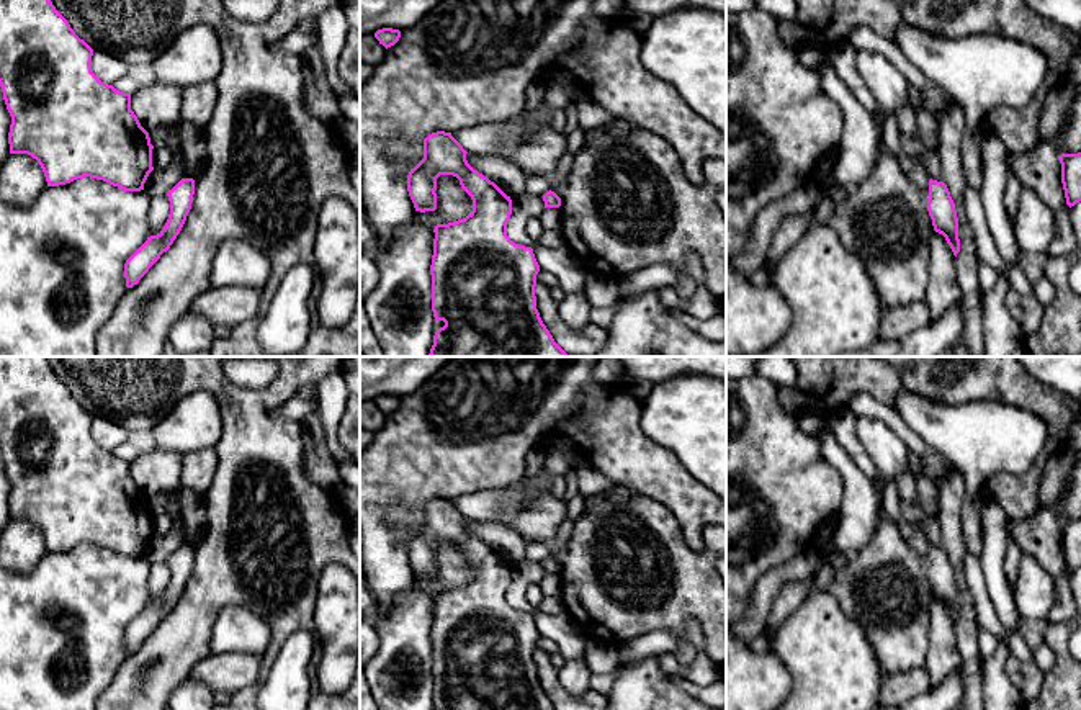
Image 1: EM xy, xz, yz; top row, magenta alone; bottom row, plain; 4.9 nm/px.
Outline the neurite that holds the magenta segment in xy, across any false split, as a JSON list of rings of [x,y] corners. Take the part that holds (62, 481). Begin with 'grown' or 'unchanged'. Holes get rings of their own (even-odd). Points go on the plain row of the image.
unchanged | [[[0,357],[0,453],[11,483],[10,520],[36,525],[47,553],[90,543],[141,558],[154,537],[154,512],[131,476],[131,460],[101,448],[92,438],[92,422],[93,416],[75,401],[46,357]]]

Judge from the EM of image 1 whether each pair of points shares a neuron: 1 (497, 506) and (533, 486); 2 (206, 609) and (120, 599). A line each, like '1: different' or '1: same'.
1: same
2: different

